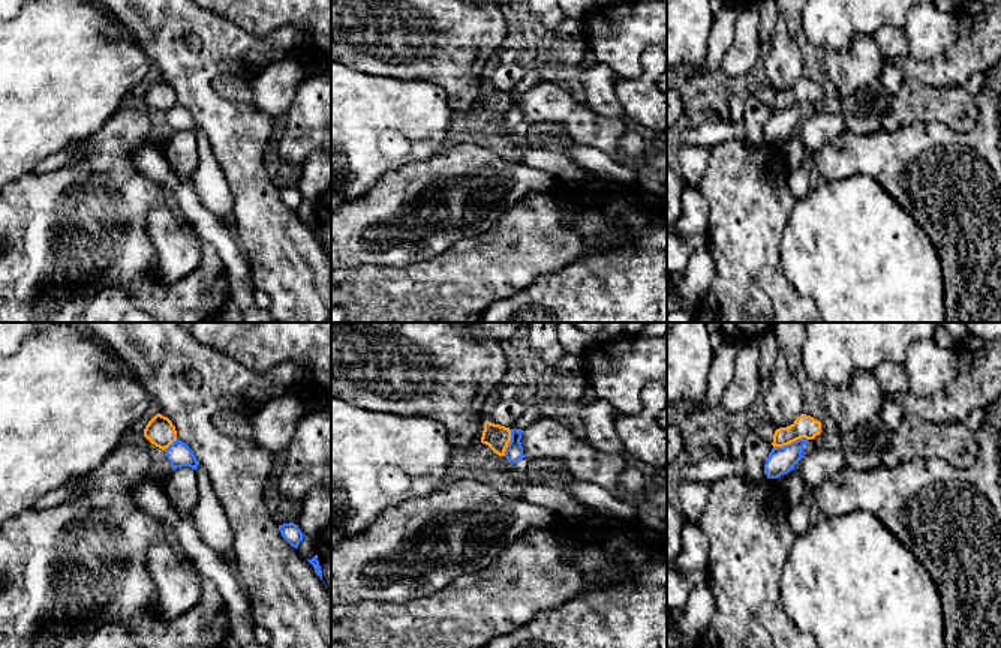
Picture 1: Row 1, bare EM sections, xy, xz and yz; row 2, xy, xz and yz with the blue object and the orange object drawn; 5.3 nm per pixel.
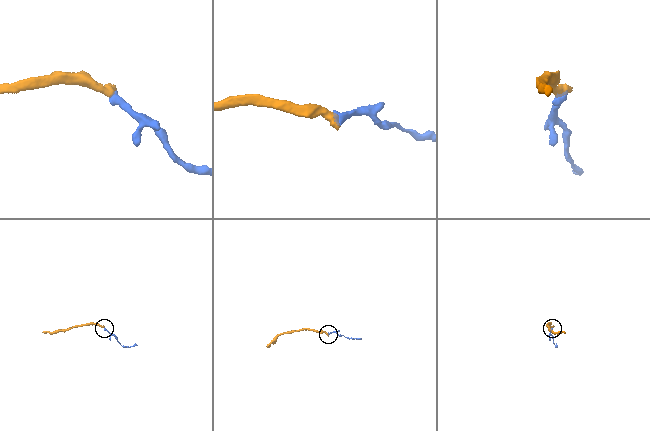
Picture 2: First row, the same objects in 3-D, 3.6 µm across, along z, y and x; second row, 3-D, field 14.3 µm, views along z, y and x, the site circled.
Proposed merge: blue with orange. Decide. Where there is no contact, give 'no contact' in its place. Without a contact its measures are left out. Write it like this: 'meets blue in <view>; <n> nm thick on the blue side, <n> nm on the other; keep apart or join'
meets blue in yz; 140 nm thick on the blue side, 130 nm on the other; keep apart

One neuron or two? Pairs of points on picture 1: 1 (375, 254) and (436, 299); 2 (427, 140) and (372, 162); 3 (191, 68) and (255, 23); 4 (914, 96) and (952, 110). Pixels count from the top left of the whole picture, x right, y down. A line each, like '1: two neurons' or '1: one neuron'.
1: two neurons
2: one neuron
3: two neurons
4: one neuron

